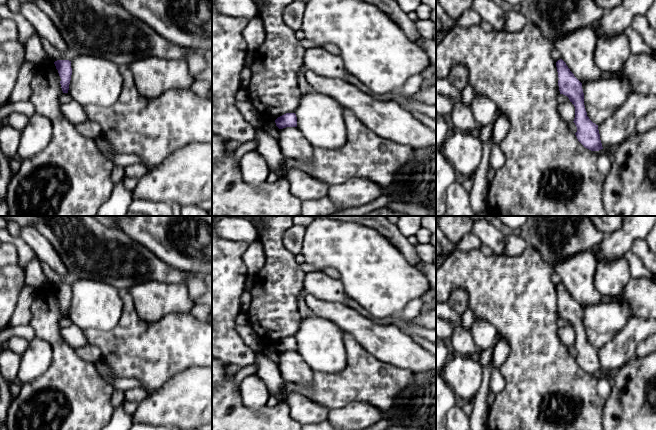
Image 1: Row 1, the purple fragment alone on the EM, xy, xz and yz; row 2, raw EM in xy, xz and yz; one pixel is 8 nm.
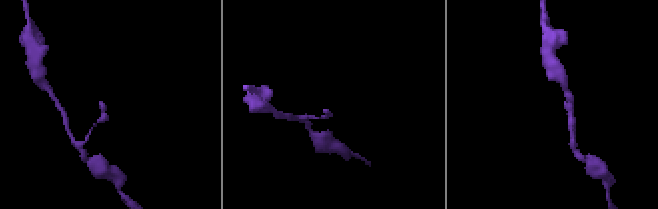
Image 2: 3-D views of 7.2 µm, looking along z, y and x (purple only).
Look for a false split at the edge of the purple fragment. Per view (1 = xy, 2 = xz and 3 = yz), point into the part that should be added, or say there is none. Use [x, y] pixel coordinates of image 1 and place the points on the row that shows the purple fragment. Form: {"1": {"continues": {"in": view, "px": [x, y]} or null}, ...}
{"1": {"continues": null}, "2": {"continues": null}, "3": {"continues": null}}

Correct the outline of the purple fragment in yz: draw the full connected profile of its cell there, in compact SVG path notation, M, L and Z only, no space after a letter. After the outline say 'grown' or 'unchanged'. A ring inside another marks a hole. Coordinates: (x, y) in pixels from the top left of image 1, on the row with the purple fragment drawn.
M562 59L556 62L556 67L560 94L567 96L575 107L575 118L573 122L577 127L575 135L578 141L591 151L603 149L598 125L593 123L587 116L582 83L574 76Z; unchanged

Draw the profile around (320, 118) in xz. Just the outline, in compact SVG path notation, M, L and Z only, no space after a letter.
M314 90L303 95L294 112L297 128L314 148L337 150L347 140L344 110L333 98Z

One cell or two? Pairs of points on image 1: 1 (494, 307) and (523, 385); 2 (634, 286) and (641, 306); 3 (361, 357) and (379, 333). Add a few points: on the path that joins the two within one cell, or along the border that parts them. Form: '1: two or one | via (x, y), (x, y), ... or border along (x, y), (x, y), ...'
1: one | via (513, 326), (523, 336), (523, 366)
2: one | via (639, 291), (641, 293), (641, 301)
3: two | border along (349, 334), (367, 352), (380, 361), (386, 362)

